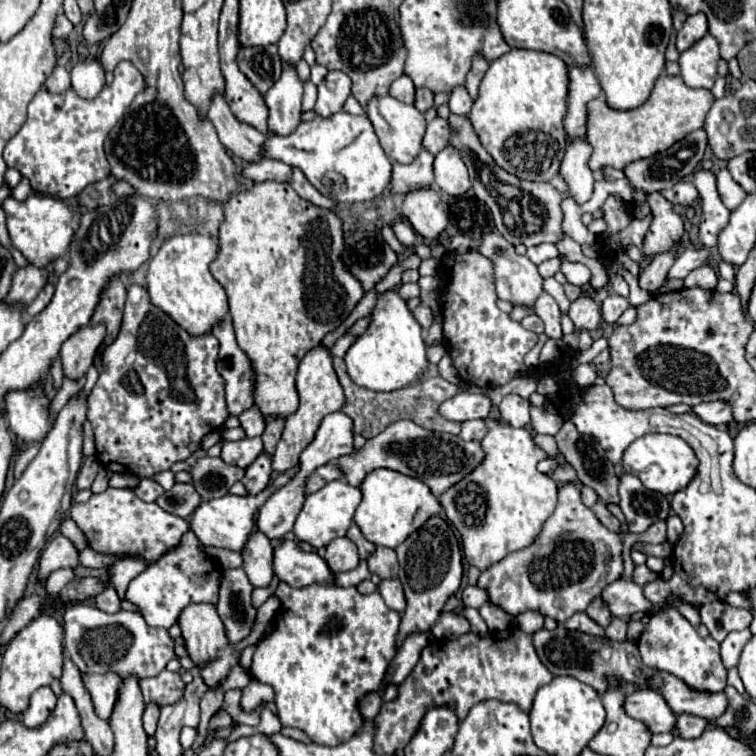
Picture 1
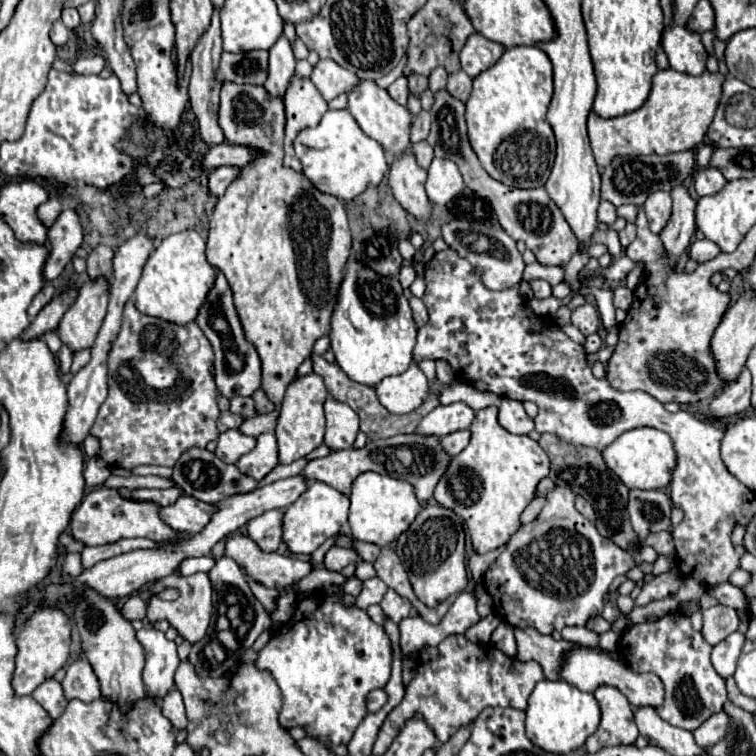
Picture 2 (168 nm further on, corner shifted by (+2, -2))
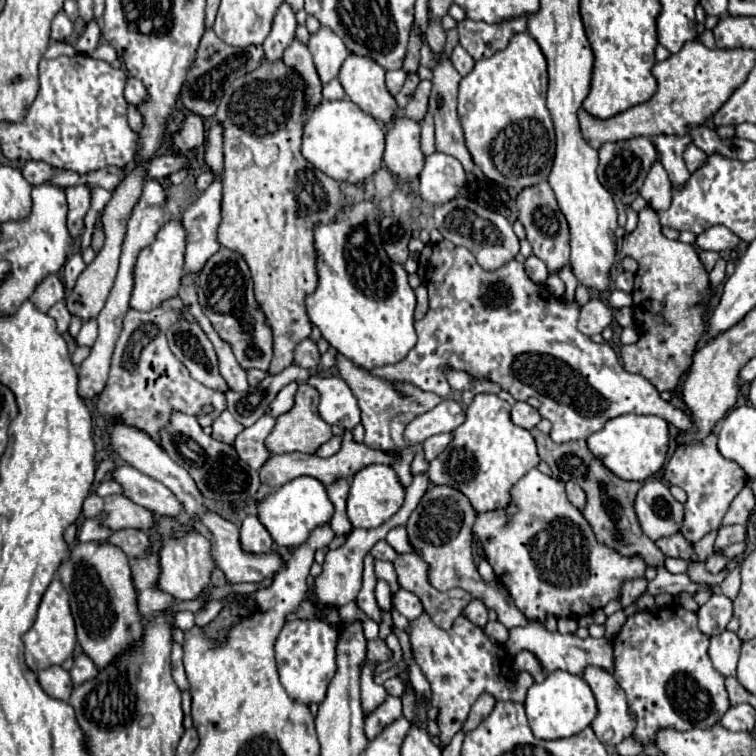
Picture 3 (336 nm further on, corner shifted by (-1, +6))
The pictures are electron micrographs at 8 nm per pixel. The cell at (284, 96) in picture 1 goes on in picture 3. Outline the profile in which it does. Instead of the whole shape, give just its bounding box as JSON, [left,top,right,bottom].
[262,2,298,62]

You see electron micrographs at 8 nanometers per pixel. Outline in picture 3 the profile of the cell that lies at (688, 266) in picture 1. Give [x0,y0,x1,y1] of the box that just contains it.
[696,226,740,252]

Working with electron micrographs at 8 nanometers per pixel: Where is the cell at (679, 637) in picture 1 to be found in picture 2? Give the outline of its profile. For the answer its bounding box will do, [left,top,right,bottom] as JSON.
[617,614,727,730]

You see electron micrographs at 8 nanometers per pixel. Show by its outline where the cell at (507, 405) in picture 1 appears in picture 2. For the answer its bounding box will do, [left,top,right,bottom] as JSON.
[499,398,533,434]

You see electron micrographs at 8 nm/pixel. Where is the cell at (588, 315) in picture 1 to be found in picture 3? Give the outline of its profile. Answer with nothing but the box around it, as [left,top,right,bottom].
[578,298,612,336]

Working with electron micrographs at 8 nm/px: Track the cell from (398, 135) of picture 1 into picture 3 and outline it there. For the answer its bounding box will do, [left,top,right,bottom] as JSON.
[338,54,398,124]

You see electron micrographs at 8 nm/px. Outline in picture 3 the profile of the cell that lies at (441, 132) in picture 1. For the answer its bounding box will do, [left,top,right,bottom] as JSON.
[404,80,430,124]

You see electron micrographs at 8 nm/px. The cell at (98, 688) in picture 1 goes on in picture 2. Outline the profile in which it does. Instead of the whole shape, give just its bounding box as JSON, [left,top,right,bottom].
[61,658,101,702]

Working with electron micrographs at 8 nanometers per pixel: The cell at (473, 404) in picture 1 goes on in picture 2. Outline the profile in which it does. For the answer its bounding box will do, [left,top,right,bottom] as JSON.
[415,402,475,436]

